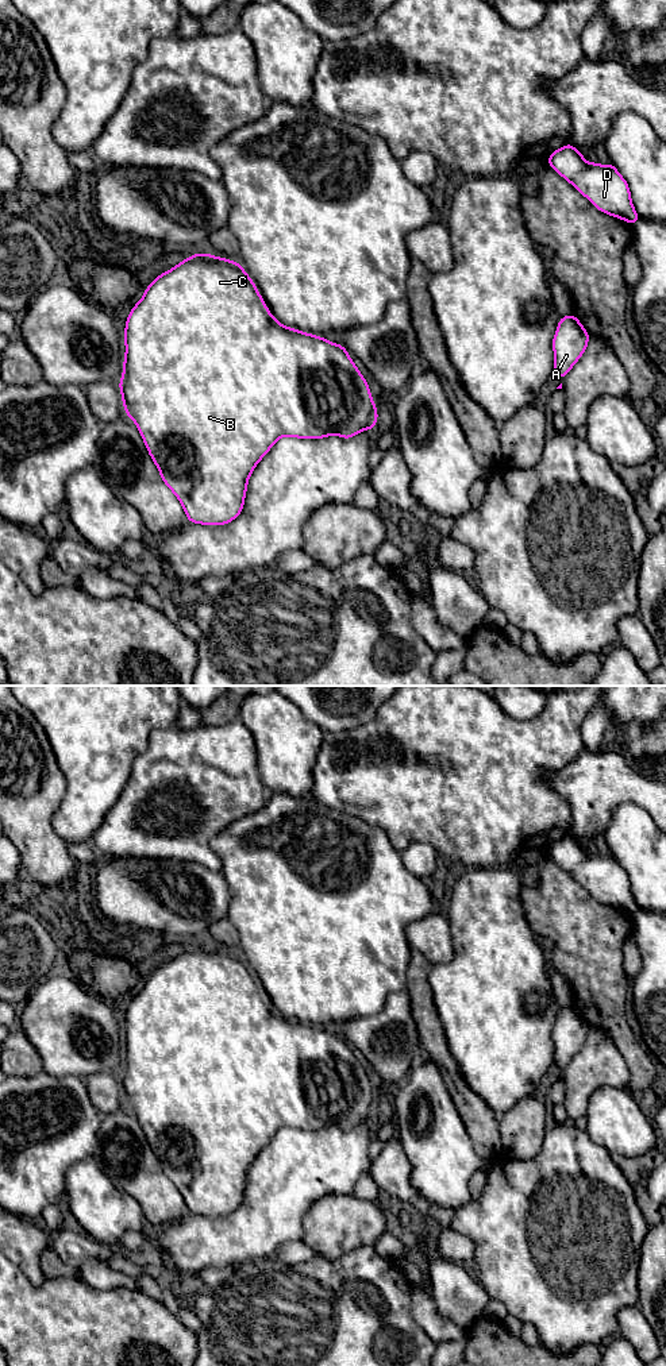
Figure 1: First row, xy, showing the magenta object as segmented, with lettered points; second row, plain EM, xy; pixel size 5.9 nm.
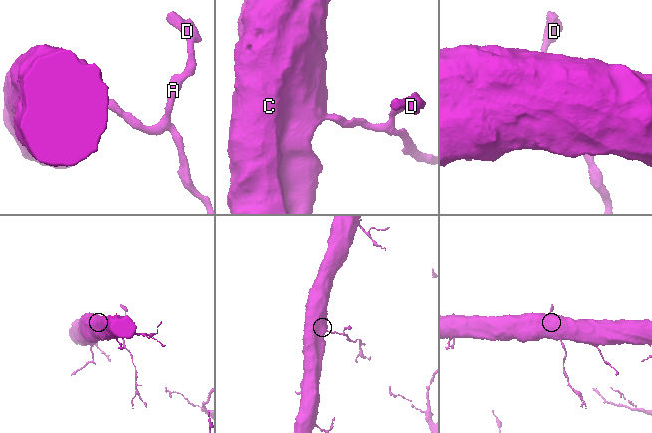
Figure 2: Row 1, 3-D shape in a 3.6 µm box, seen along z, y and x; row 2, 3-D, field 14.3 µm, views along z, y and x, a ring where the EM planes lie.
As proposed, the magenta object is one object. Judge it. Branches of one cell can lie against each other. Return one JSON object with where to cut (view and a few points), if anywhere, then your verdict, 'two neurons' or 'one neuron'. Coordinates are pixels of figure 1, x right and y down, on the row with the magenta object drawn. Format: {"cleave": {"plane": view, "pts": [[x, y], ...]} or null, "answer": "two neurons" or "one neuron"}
{"cleave": null, "answer": "one neuron"}

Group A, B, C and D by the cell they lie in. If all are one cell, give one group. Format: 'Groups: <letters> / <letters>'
Groups: A B C D

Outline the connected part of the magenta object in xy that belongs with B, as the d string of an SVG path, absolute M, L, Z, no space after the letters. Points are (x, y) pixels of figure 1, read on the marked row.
M193 254L157 277L130 312L126 320L124 340L126 358L123 362L123 377L119 381L124 412L136 424L162 481L181 502L188 522L215 526L235 520L243 509L247 481L254 467L281 436L323 439L338 435L343 439L351 439L362 431L376 428L378 413L369 385L349 356L347 350L342 344L334 344L322 336L280 324L269 312L251 278L235 261L217 258L211 254Z

